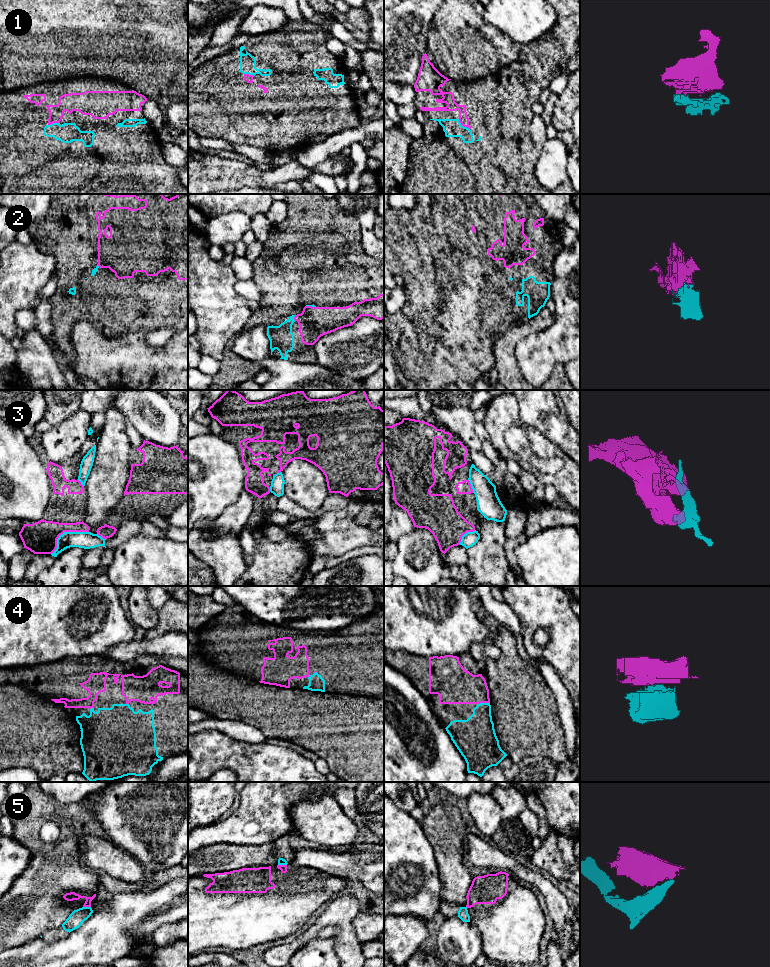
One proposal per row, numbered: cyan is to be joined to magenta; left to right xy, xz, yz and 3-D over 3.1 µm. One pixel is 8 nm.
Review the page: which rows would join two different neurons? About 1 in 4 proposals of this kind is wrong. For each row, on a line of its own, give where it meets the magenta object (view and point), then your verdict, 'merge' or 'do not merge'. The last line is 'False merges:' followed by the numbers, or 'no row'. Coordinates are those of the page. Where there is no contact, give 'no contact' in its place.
1: contact yz (463, 125); merge
2: contact xz (294, 318); merge
3: contact xy (64, 531); do not merge
4: contact yz (483, 702); merge
5: contact xy (87, 906); do not merge
False merges: 3, 5

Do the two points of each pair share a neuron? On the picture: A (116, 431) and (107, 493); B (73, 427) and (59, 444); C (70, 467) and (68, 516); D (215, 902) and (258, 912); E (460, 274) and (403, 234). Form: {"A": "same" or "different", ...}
{"A": "same", "B": "same", "C": "same", "D": "same", "E": "same"}

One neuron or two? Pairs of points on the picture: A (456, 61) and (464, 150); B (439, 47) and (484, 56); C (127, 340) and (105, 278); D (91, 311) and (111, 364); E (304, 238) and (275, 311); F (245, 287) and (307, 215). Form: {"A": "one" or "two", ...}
{"A": "two", "B": "one", "C": "two", "D": "two", "E": "one", "F": "two"}

